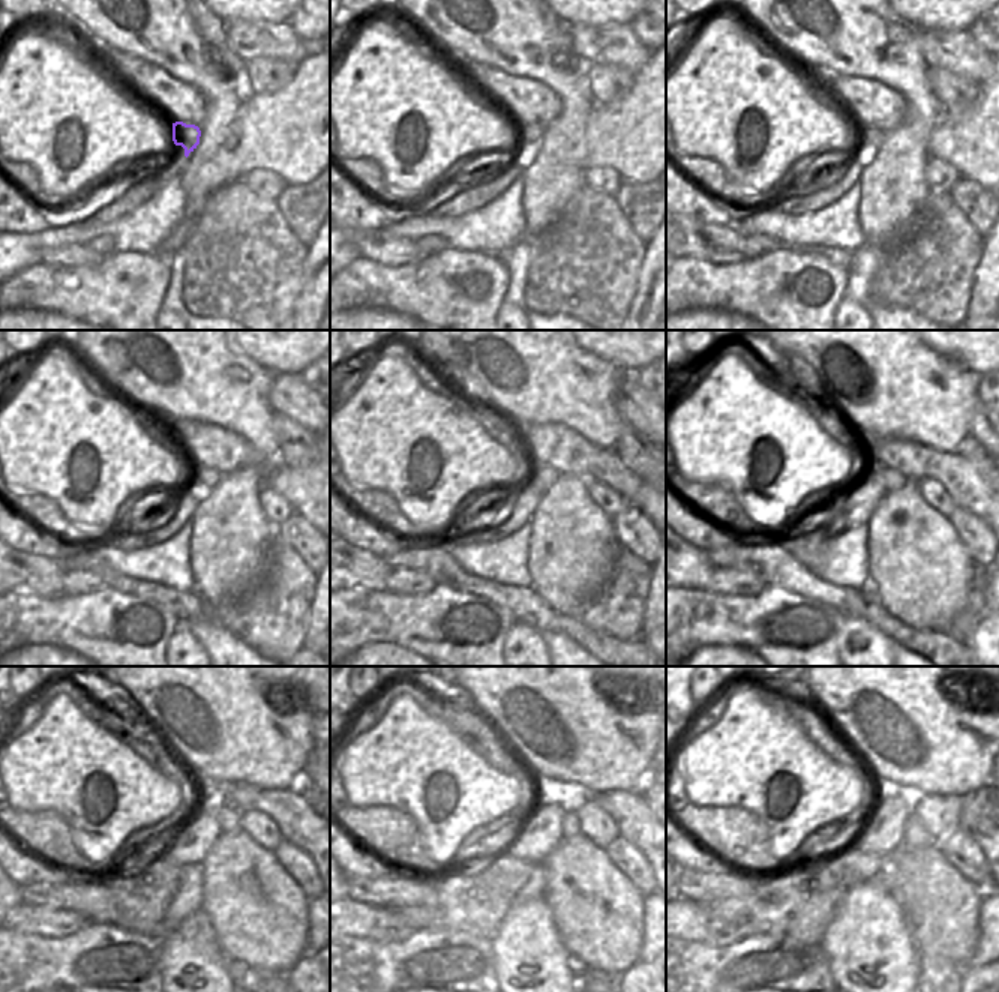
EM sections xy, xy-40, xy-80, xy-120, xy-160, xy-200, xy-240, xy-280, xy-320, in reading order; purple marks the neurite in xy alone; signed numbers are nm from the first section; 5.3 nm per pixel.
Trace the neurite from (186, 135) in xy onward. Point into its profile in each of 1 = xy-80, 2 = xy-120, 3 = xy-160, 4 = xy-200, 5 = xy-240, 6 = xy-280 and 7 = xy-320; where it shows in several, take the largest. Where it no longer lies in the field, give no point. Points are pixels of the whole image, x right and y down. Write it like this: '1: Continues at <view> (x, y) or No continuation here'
1: Continues at xy-80 (867, 135)
2: Continues at xy-120 (207, 476)
3: Continues at xy-160 (542, 477)
4: Continues at xy-200 (891, 479)
5: Continues at xy-240 (230, 820)
6: Continues at xy-280 (570, 824)
7: Continues at xy-320 (915, 835)

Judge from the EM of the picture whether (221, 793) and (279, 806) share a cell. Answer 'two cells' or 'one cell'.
one cell

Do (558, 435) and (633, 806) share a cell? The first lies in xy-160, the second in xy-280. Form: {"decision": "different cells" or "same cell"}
{"decision": "same cell"}

